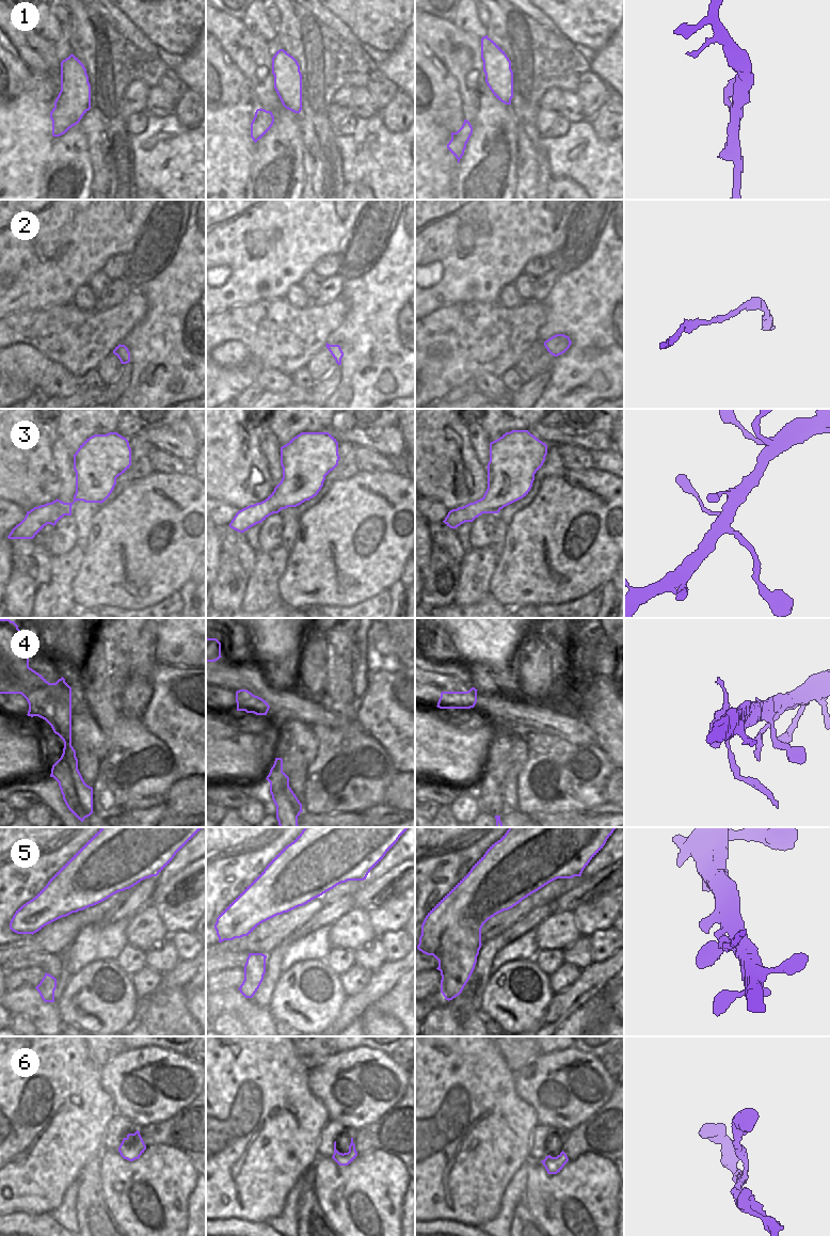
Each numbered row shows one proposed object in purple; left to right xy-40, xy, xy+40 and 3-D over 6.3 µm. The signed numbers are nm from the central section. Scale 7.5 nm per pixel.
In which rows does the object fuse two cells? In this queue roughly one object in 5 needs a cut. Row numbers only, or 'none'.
4

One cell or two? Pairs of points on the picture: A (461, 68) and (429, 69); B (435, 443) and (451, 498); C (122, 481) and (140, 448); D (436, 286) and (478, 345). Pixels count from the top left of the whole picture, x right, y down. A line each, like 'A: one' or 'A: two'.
A: two
B: one
C: one
D: two

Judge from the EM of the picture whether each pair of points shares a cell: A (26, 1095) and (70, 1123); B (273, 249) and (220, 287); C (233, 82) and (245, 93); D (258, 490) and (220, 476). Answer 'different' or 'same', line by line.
A: same
B: same
C: same
D: same

